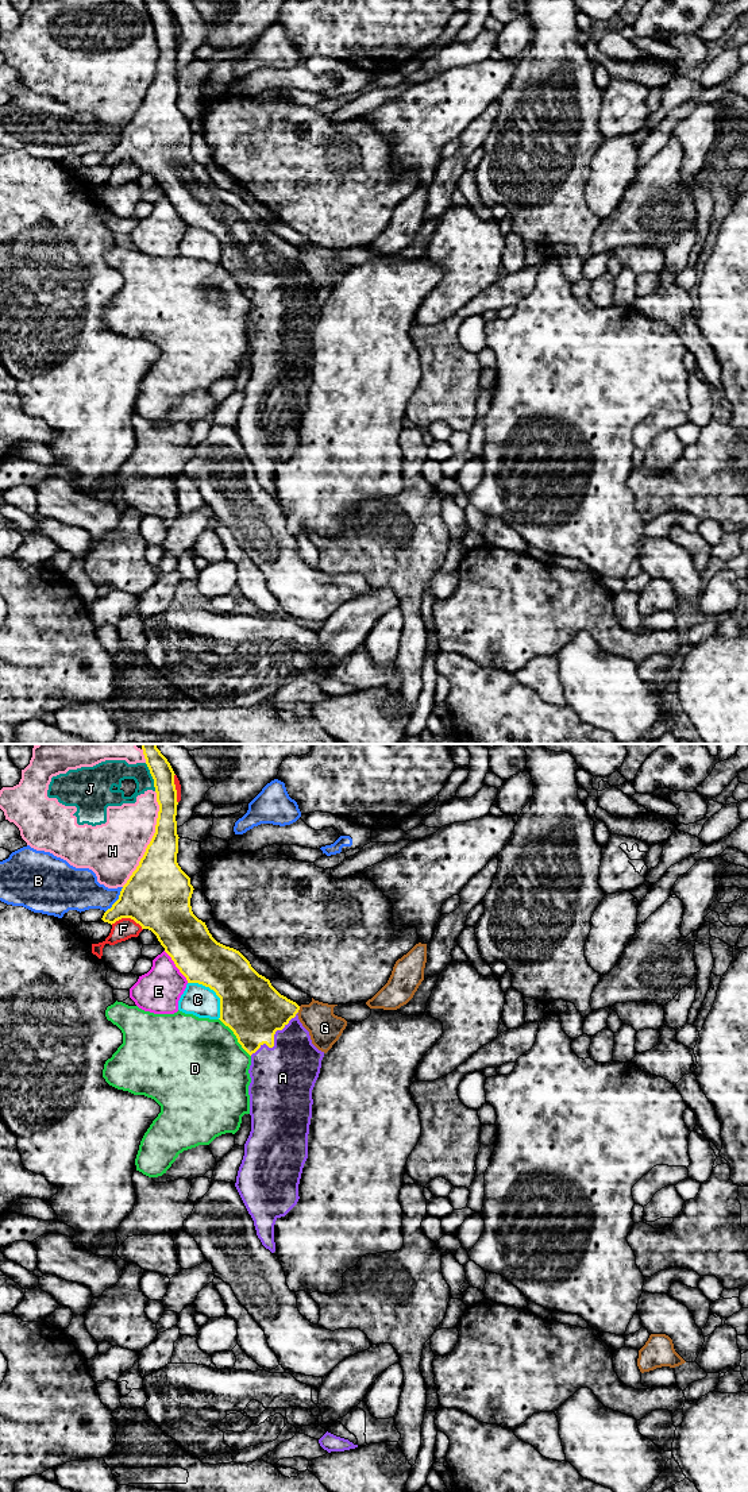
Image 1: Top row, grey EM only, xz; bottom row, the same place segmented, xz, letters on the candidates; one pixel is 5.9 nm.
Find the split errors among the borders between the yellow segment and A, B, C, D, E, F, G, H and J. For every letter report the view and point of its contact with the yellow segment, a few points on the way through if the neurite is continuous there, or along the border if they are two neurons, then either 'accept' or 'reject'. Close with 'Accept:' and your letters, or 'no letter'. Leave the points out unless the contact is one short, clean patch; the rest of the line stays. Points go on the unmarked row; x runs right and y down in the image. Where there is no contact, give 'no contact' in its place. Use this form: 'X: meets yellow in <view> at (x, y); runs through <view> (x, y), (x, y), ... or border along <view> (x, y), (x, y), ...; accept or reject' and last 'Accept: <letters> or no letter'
A: meets yellow in xz at (273, 282); accept
B: meets yellow in xz at (118, 143); reject
C: meets yellow in xz at (215, 235); reject
D: meets yellow in xz at (236, 281); reject
E: meets yellow in xz at (176, 209); reject
F: meets yellow in xz at (127, 161); reject
G: meets yellow in xz at (299, 253); reject
H: meets yellow in xz at (151, 83); reject
J: meets yellow in xz at (151, 19); border along xz (145, 7), (155, 34); reject
Accept: A

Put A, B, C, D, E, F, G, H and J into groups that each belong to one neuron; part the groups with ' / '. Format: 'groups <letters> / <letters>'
groups A / B / C / D / E / F / G / H J

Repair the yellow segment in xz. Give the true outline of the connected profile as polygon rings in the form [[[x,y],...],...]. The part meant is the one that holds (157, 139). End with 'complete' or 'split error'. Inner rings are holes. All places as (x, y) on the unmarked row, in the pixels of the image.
[[[144,0],[144,3],[154,23],[159,49],[155,77],[139,109],[123,130],[119,143],[104,157],[101,163],[112,169],[122,162],[131,162],[142,173],[151,174],[188,227],[198,227],[216,236],[220,242],[219,263],[234,275],[238,286],[251,300],[248,313],[251,321],[248,329],[251,375],[244,388],[244,400],[238,415],[235,431],[254,464],[258,482],[266,493],[274,497],[275,464],[285,460],[300,443],[298,428],[308,402],[308,378],[313,348],[312,334],[320,317],[324,296],[312,288],[309,275],[300,266],[297,259],[300,250],[281,239],[270,224],[259,219],[239,194],[217,186],[205,166],[193,158],[190,142],[194,132],[190,128],[190,122],[177,107],[180,81],[176,65],[178,49],[174,28],[176,18],[165,0]]] | split error

